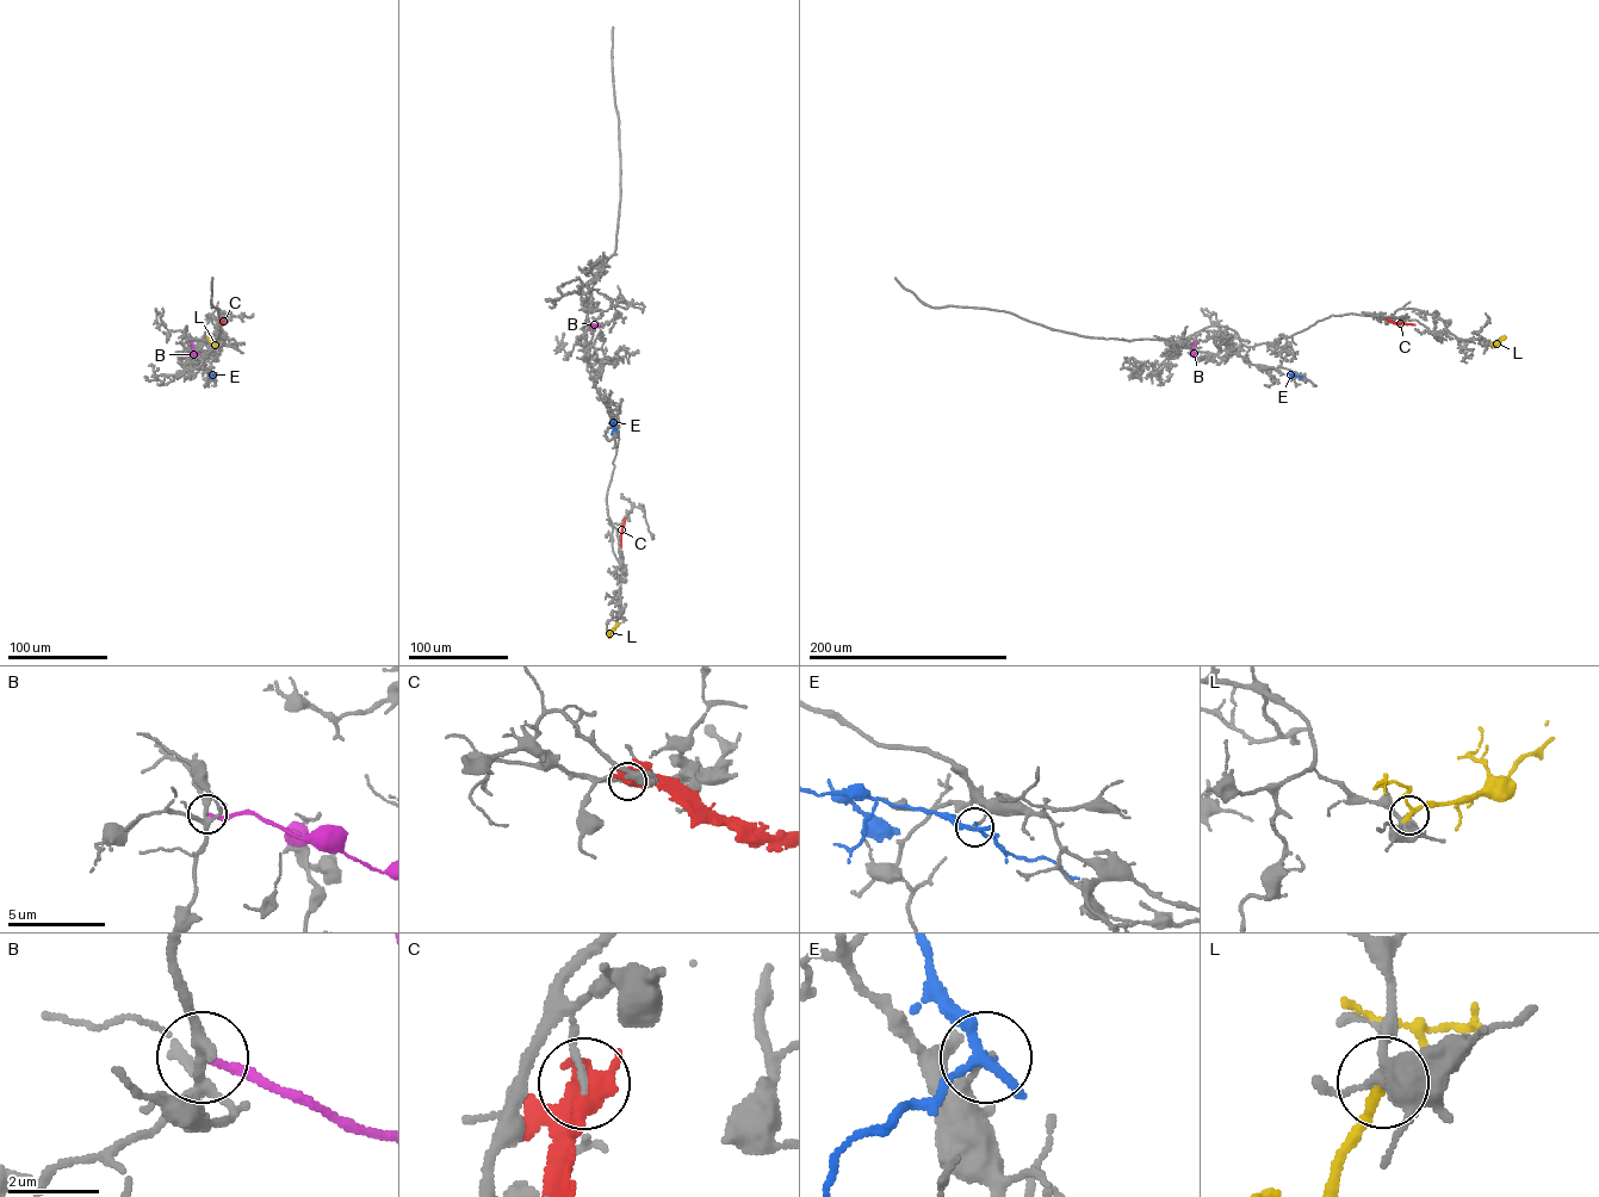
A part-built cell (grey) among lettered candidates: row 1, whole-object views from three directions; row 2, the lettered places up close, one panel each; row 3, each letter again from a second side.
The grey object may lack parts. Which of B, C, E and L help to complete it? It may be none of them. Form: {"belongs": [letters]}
{"belongs": []}

